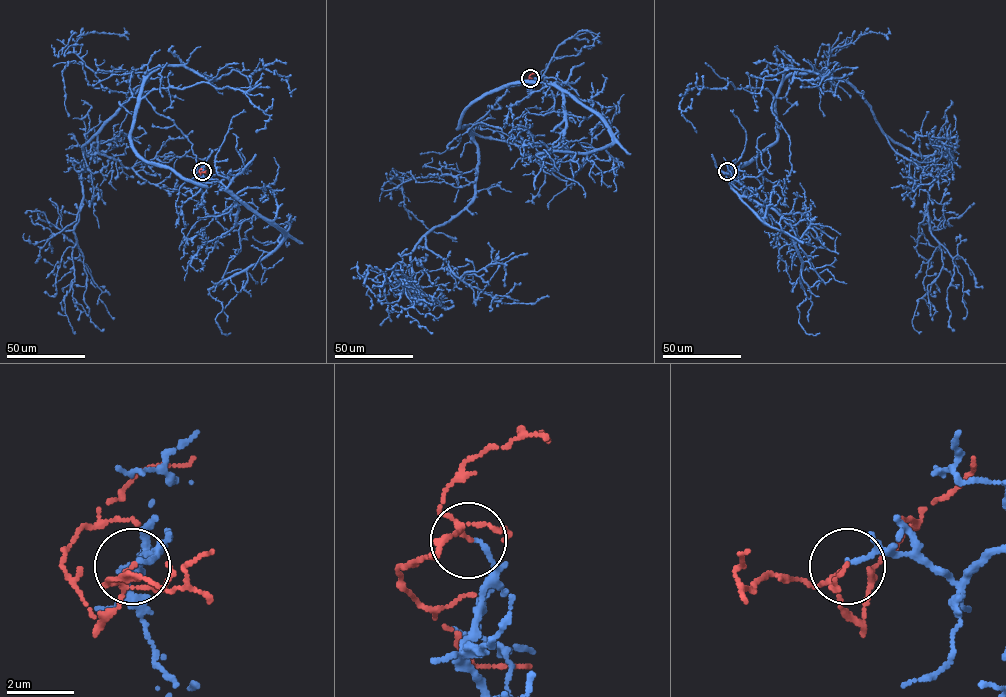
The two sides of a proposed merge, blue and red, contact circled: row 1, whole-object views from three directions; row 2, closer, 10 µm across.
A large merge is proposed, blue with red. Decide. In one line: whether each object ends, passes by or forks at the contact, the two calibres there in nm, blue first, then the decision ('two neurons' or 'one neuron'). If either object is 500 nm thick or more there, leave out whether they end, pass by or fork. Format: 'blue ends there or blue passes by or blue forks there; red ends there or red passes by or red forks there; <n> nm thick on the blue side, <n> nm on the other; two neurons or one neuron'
blue ends there; red forks there; 130 nm thick on the blue side, 80 nm on the other; one neuron

